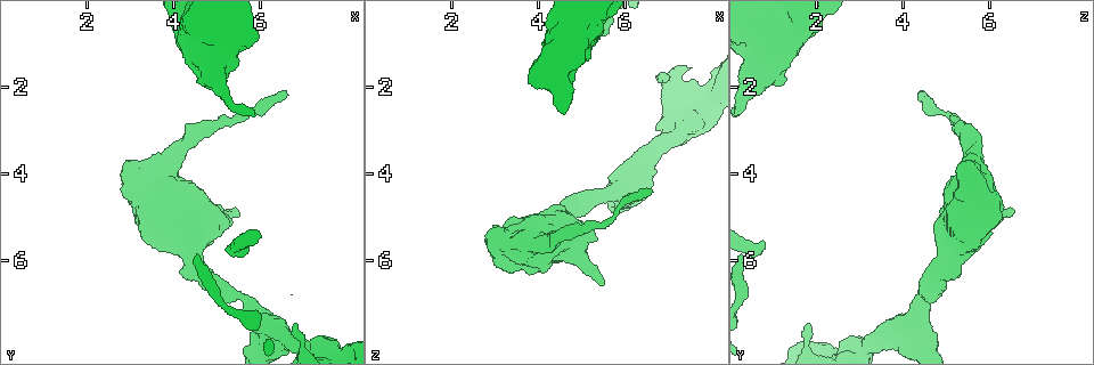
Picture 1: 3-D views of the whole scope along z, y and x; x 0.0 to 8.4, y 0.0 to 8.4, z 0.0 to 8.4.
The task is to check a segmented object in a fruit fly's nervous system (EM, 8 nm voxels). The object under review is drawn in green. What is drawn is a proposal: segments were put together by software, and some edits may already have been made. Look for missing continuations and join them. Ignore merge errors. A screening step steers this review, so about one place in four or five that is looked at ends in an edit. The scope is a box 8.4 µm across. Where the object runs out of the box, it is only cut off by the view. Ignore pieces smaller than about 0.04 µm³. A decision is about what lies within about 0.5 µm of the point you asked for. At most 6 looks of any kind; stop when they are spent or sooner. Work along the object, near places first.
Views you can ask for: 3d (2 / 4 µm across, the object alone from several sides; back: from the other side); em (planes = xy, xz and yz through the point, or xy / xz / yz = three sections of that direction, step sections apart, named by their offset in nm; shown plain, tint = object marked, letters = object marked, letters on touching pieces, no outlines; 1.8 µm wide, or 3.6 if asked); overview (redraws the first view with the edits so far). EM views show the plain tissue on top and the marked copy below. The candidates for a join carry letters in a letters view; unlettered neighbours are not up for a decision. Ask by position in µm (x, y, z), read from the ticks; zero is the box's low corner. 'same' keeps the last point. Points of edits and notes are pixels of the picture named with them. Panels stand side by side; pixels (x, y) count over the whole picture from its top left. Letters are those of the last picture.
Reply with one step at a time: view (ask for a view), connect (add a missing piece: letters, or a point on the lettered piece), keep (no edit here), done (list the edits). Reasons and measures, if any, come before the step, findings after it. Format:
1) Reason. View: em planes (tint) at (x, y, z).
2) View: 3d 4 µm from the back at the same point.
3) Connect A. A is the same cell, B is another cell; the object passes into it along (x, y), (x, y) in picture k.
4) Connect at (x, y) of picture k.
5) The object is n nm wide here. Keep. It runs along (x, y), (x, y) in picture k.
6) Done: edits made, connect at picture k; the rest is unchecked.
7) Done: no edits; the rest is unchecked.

View: 3d 2 µm at (6.85, 7.45, 1.90).

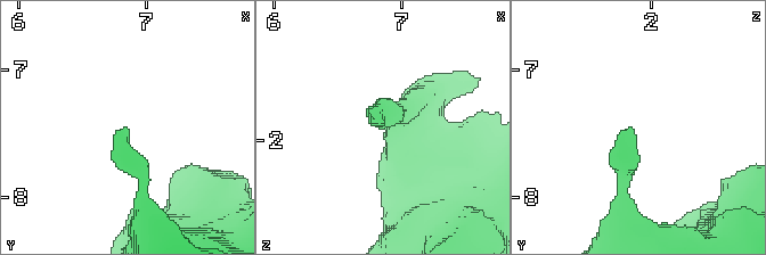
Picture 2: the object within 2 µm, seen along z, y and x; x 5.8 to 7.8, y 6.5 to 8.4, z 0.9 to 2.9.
View: em planes (letters) at (6.84, 7.48, 1.84).

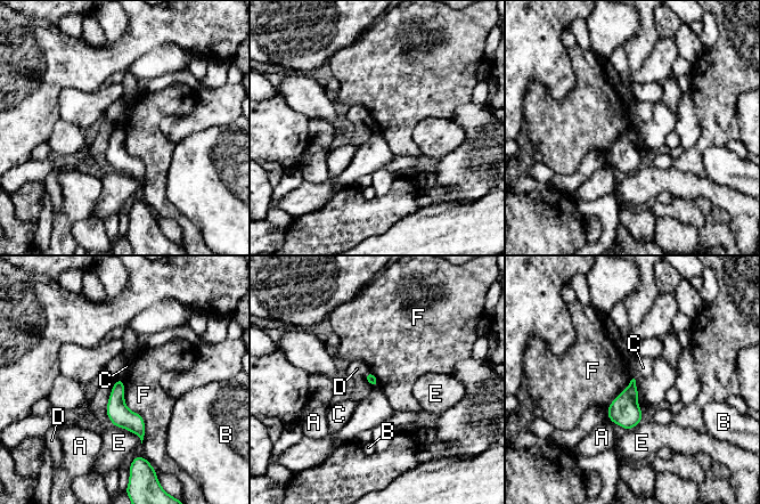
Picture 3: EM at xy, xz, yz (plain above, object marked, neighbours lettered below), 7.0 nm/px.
Keep. A, B, C, D, E and F are other cells; it runs along (119, 381), (119, 409), (140, 433) in picture 3; no lettered piece goes on from it.

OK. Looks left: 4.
An open end. View: em xz step 16 (letters) at (6.60, 2.15, 4.30).

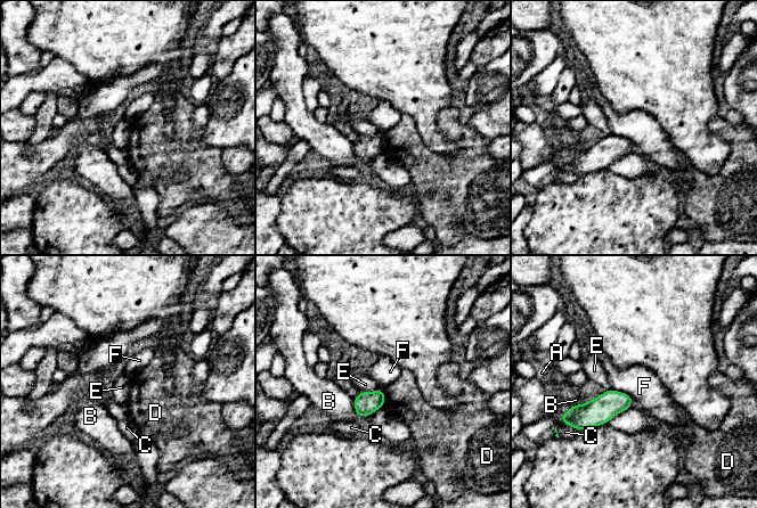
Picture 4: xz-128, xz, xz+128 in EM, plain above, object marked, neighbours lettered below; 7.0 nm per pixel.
View: em xy step 16 (letters) at the same point.

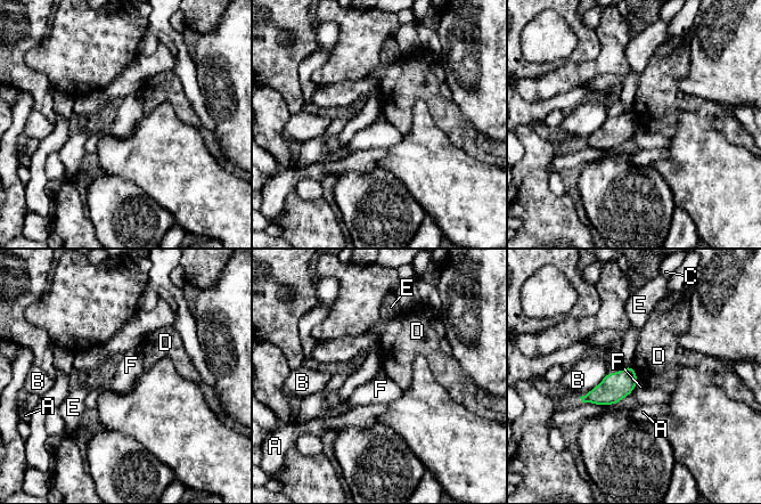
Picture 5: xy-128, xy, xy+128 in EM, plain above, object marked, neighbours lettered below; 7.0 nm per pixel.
The longest contact is with B, 260 nm. Keep. A, B, C, D, E and F are other cells; no lettered piece goes on from it.

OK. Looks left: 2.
View: em 3.6 µm xy step 4 (letters) at (2.95, 4.30, 5.90).

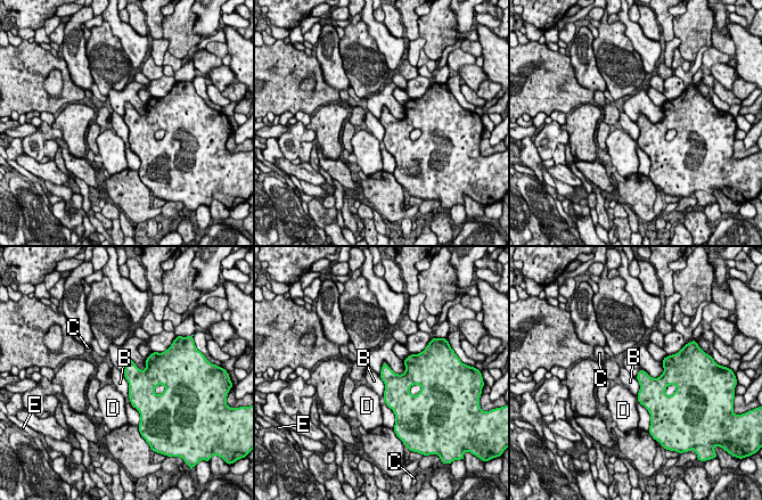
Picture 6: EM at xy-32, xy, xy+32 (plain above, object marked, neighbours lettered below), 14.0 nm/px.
Keep. B, C, D and E are other cells; a border runs along (122, 373), (128, 383), (130, 401) in picture 6; none of them fits.

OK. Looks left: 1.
Done: no edits; the rest is unchecked.

